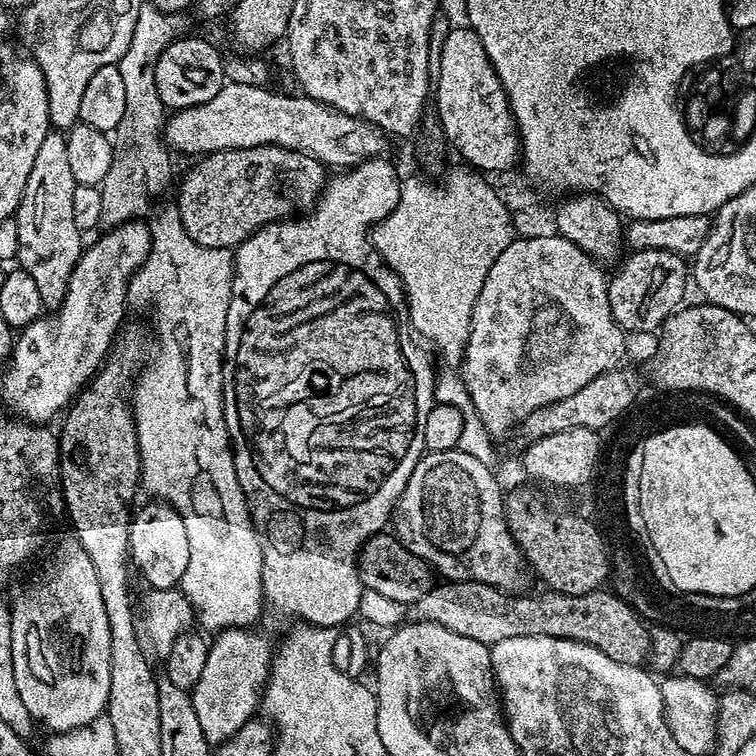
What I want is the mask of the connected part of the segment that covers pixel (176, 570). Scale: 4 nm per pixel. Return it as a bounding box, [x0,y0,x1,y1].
[130,502,190,590]

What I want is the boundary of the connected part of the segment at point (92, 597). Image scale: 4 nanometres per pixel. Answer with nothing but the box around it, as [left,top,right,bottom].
[10,534,111,734]

